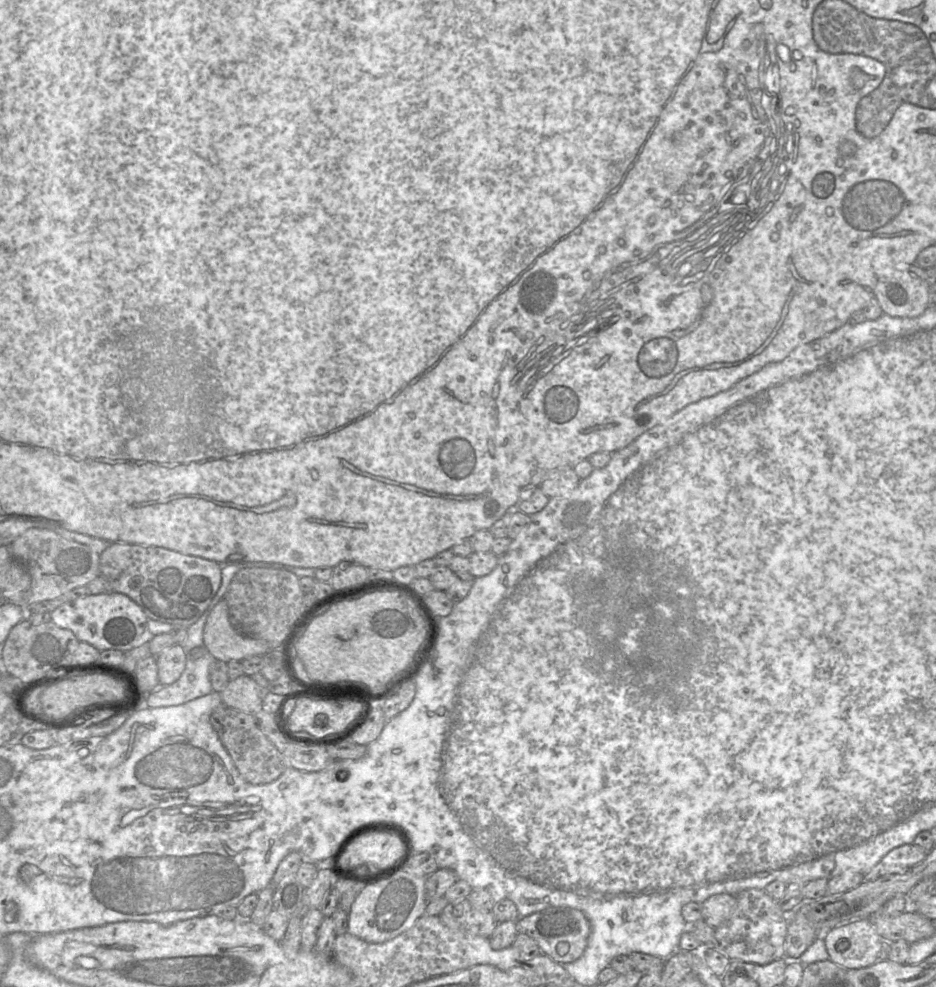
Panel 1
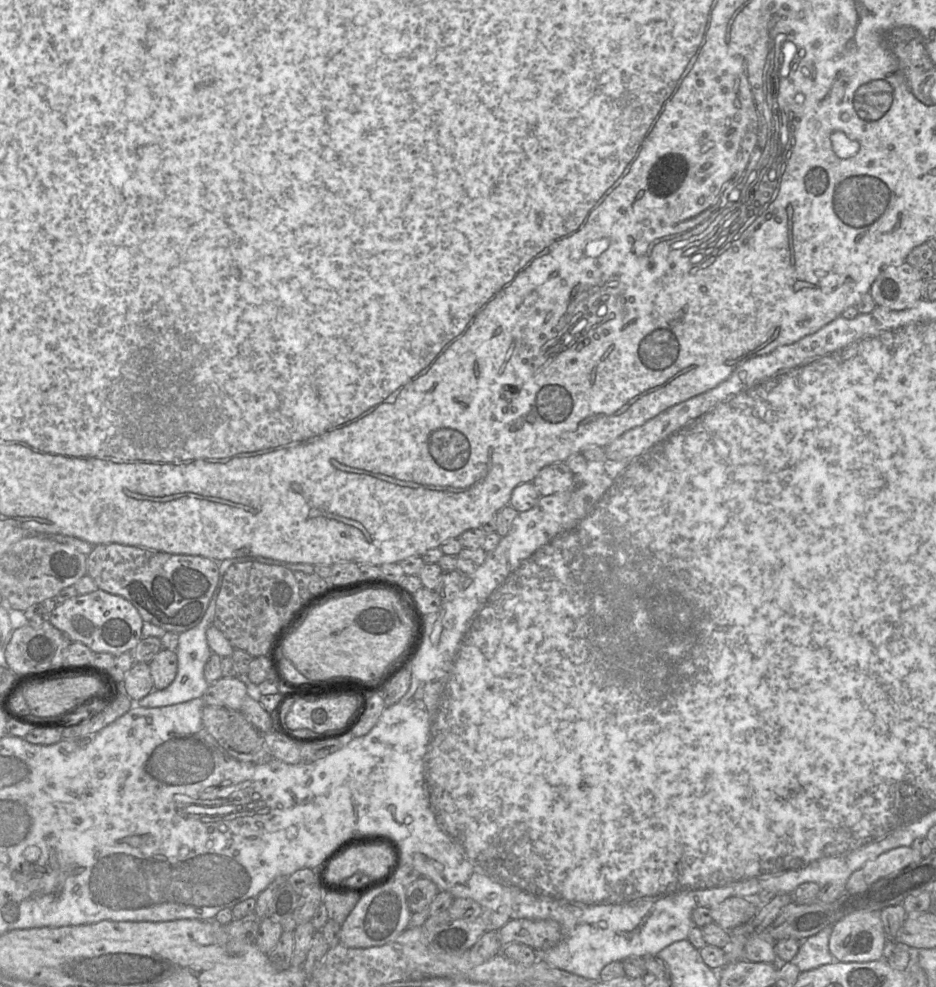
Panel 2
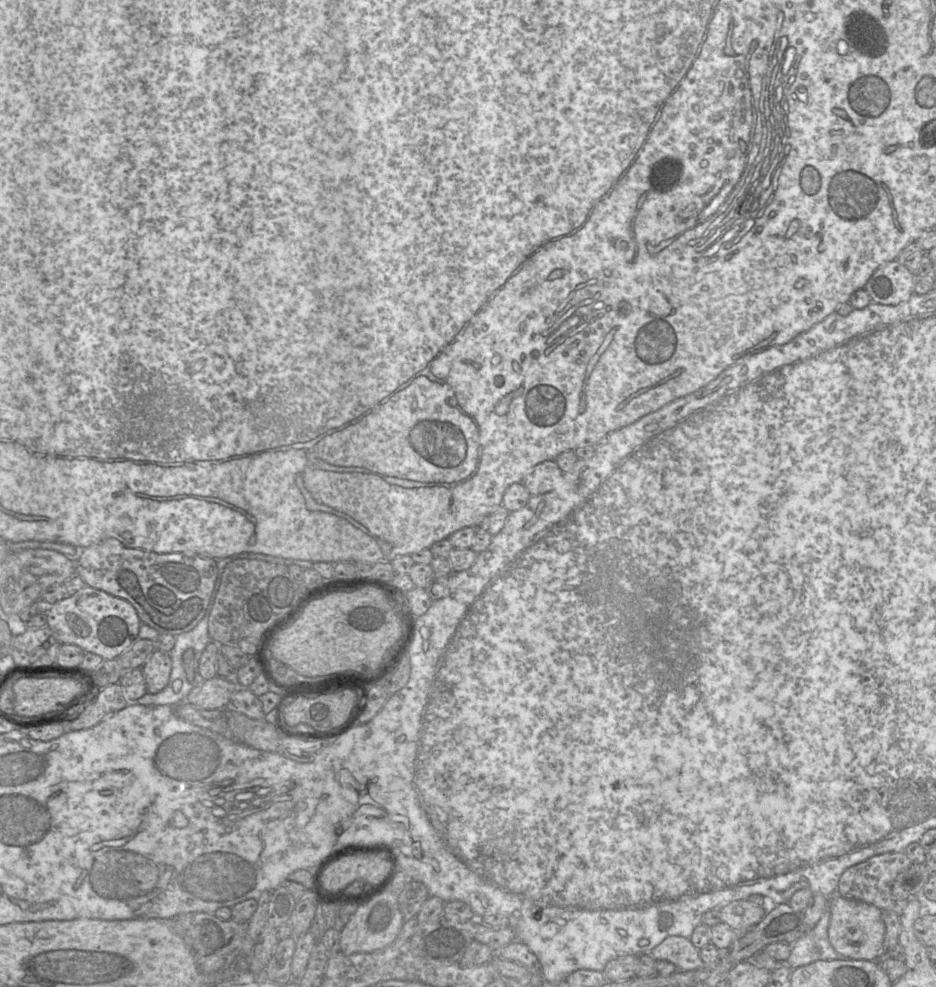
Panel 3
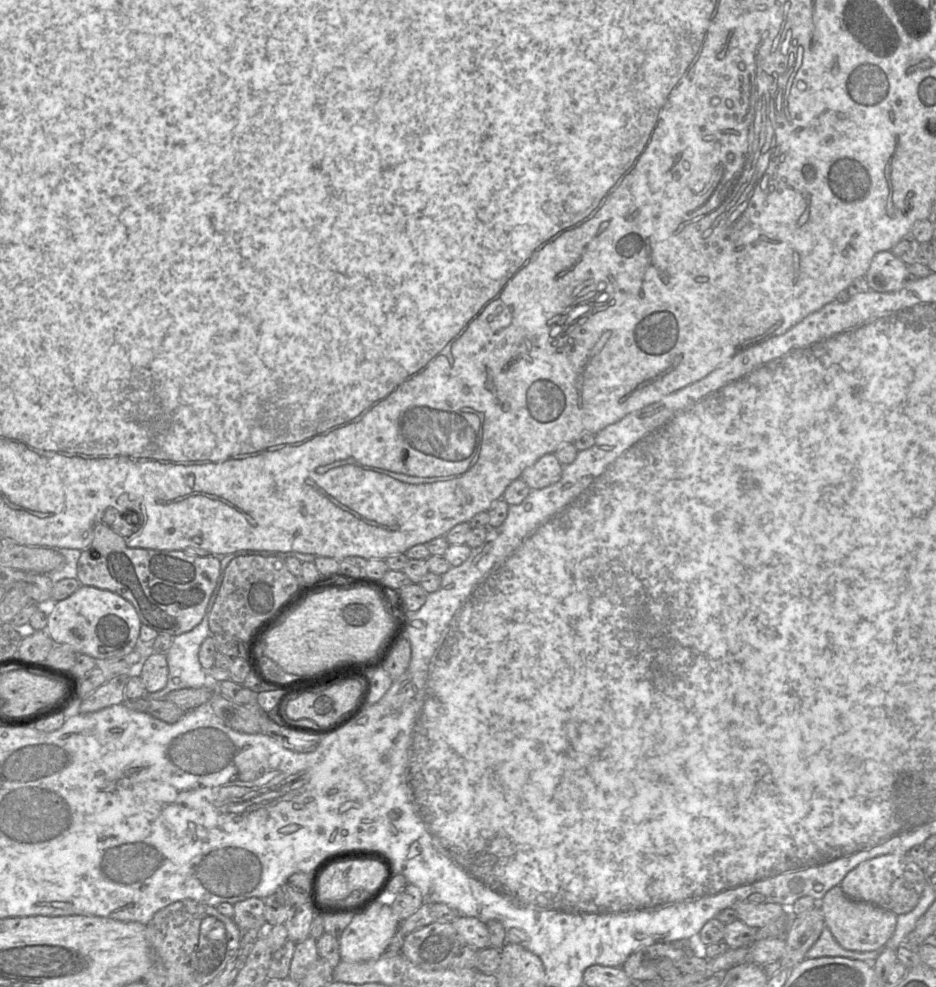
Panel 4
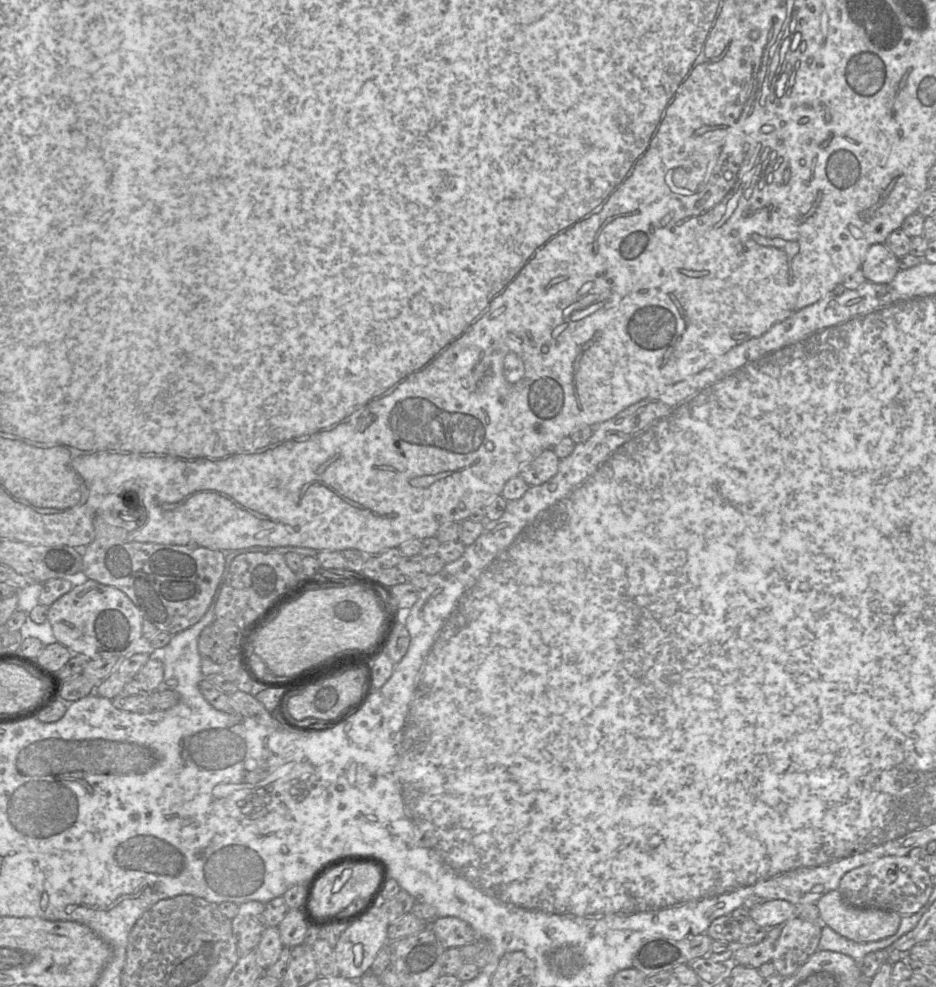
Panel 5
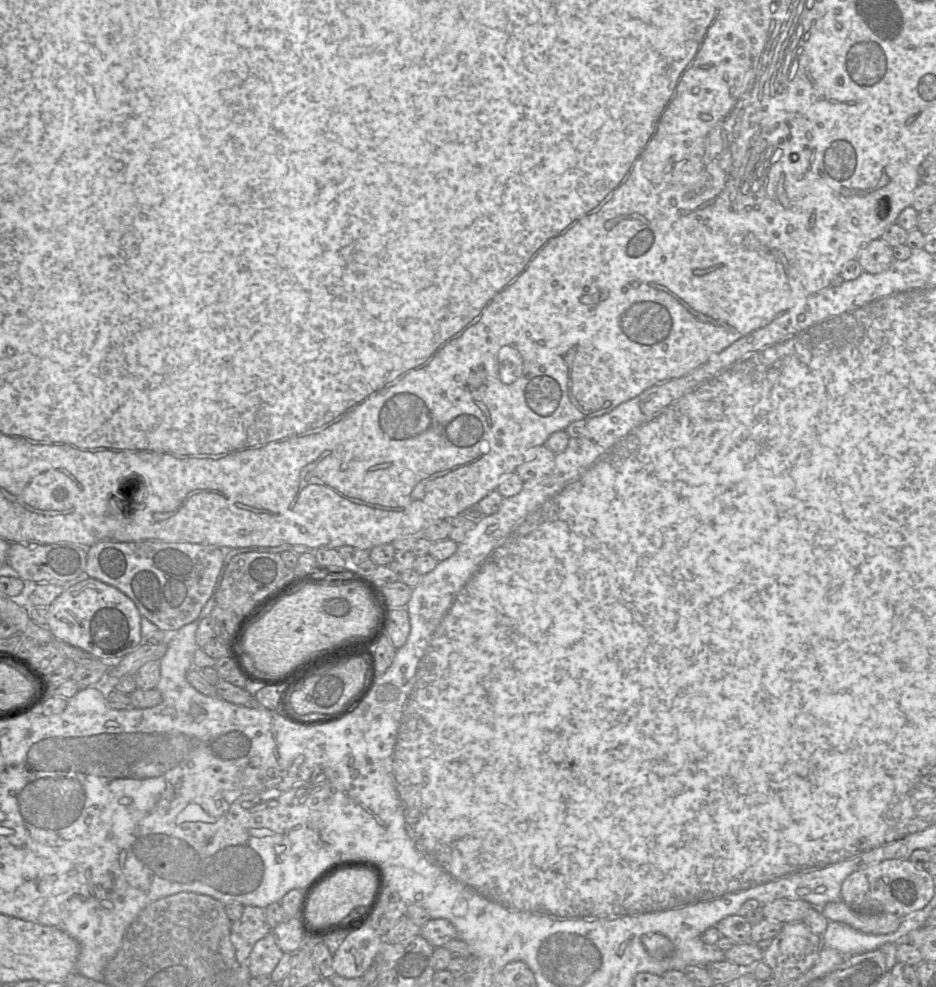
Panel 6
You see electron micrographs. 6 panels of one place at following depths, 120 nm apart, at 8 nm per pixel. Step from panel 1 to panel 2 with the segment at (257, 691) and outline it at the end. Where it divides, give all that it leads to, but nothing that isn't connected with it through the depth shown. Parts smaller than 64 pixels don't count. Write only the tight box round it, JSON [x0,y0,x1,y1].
[202,677,248,710]

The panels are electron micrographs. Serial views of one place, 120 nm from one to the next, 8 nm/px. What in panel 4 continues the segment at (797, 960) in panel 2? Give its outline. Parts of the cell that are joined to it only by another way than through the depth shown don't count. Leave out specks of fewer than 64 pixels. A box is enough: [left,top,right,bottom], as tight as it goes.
[806,922,883,967]

